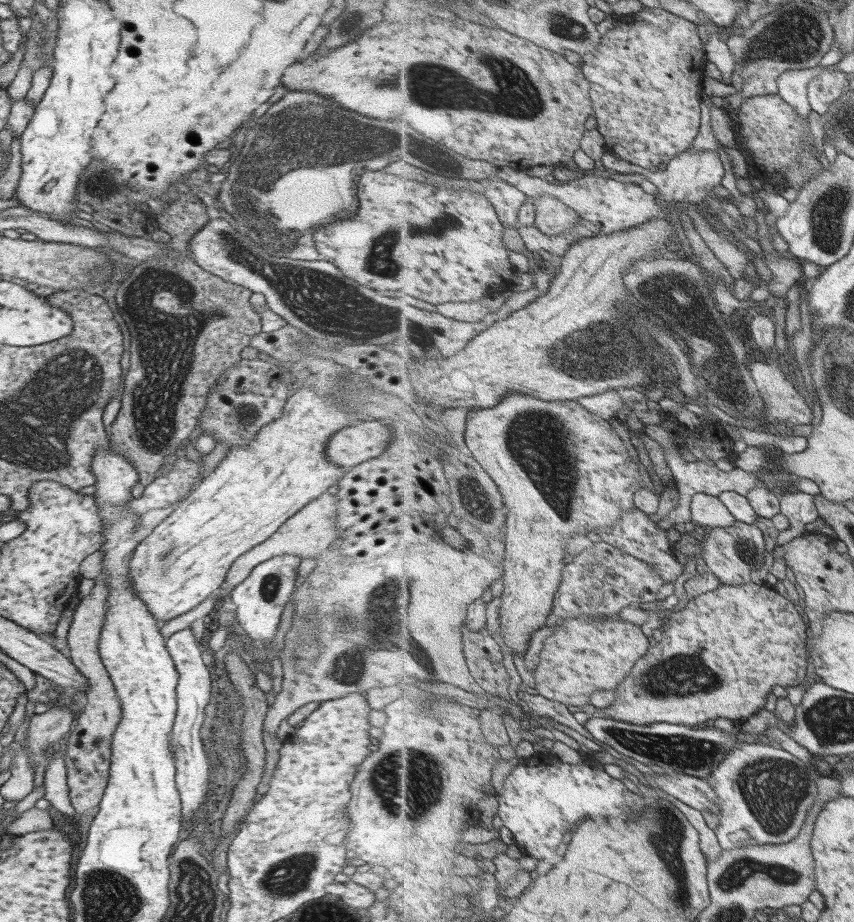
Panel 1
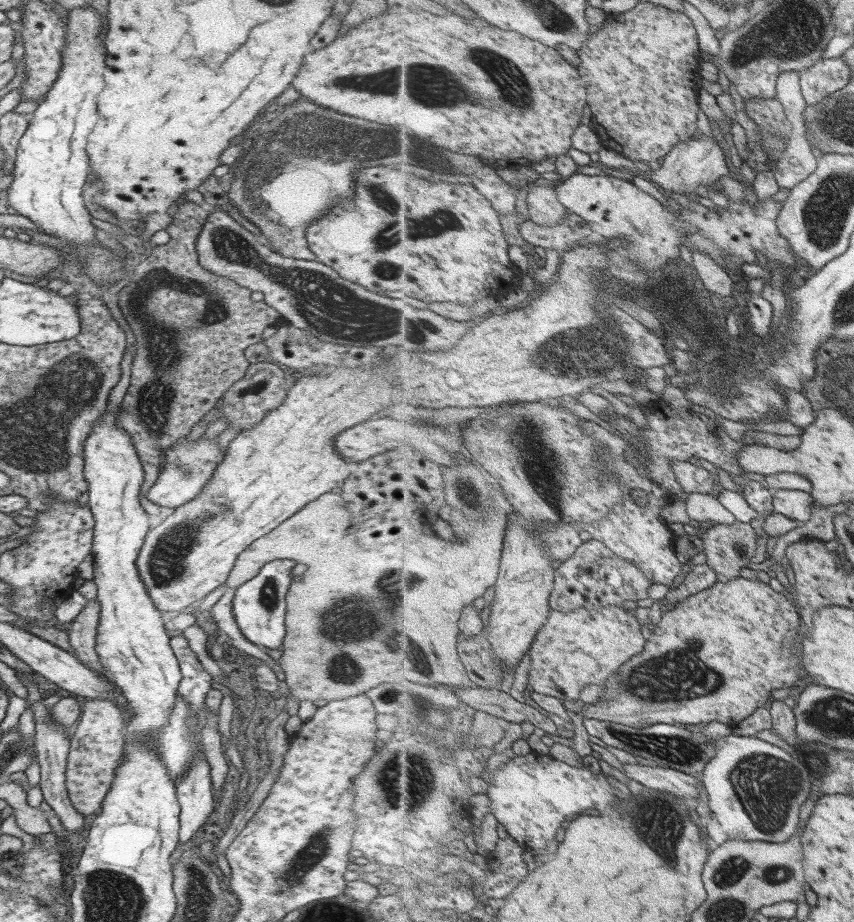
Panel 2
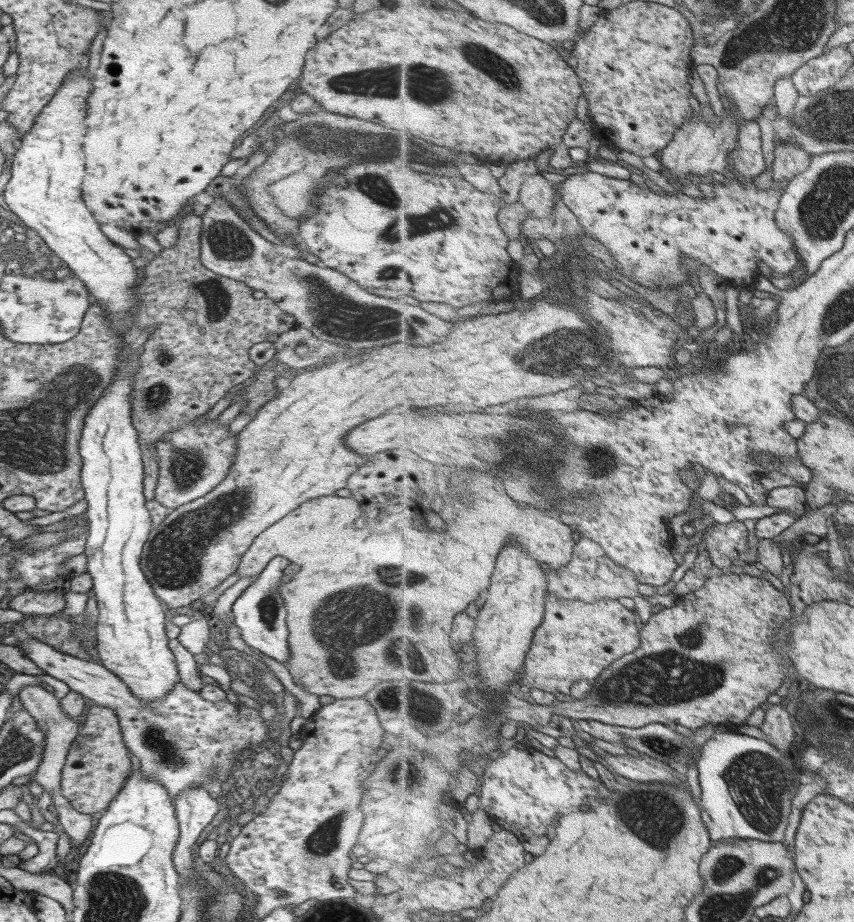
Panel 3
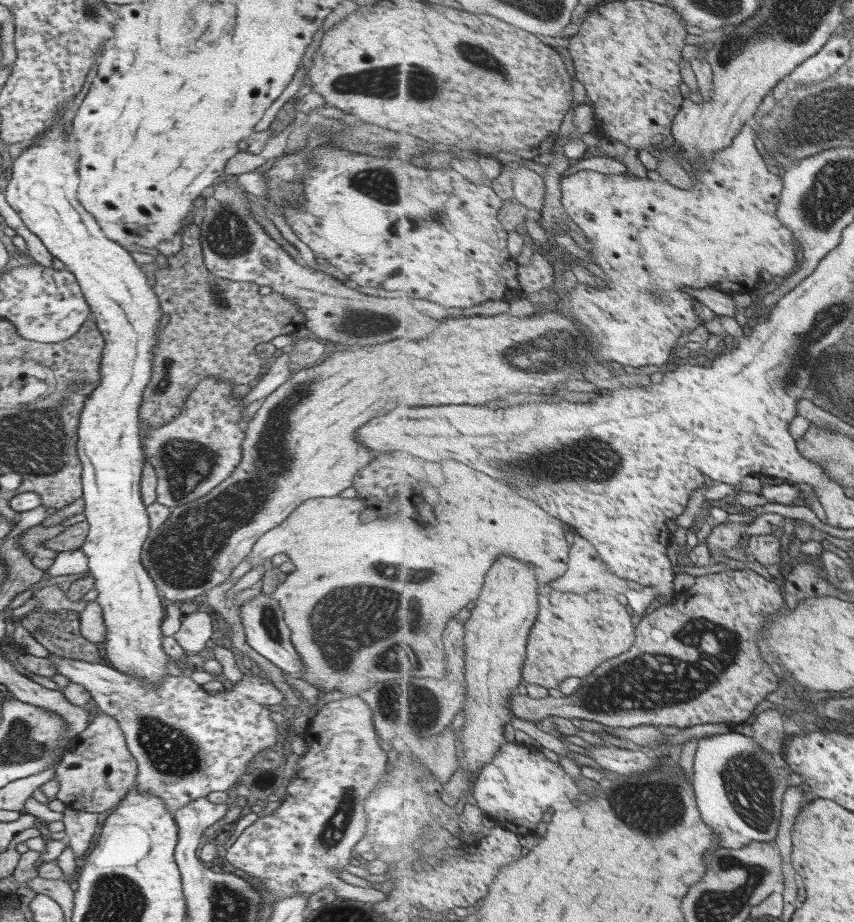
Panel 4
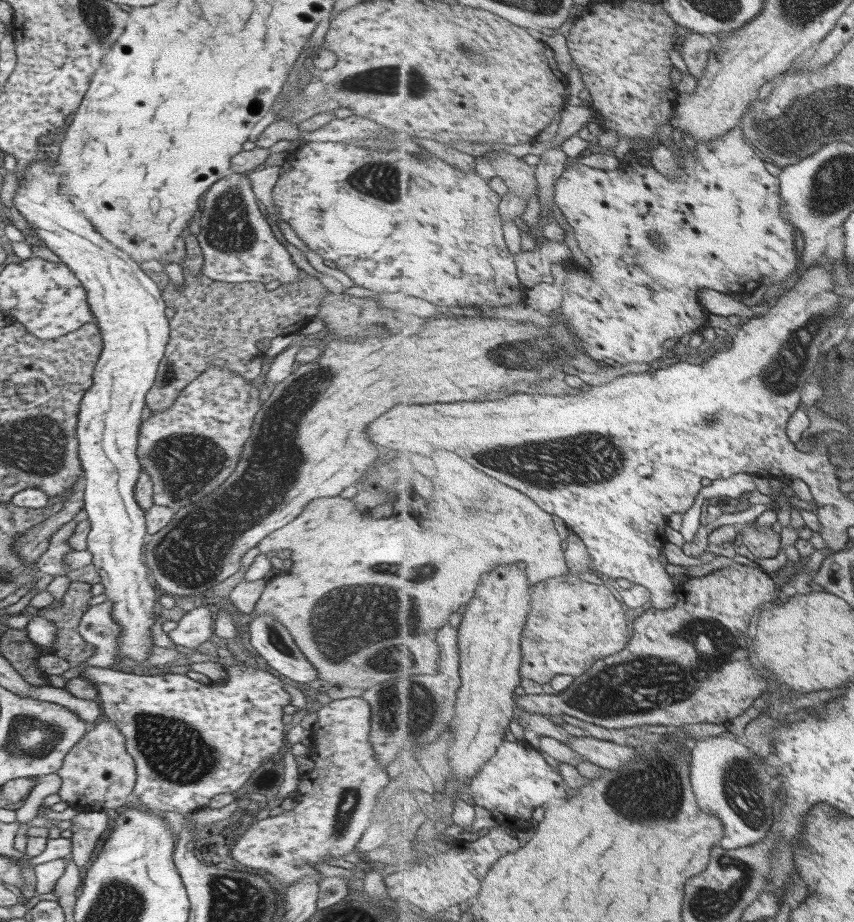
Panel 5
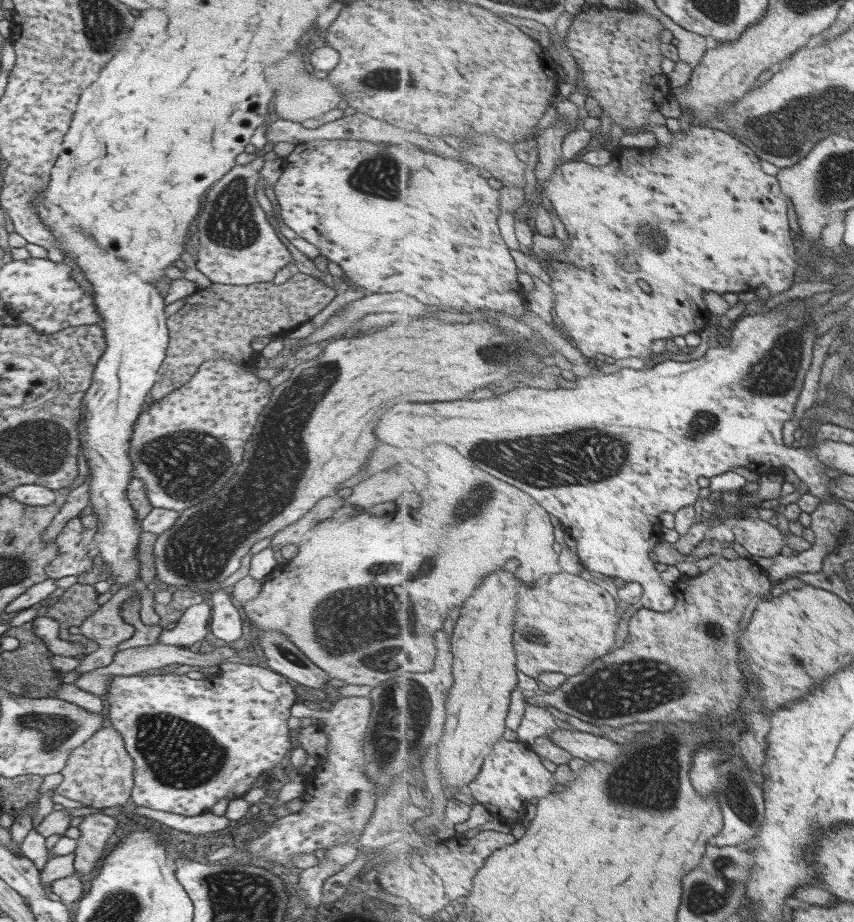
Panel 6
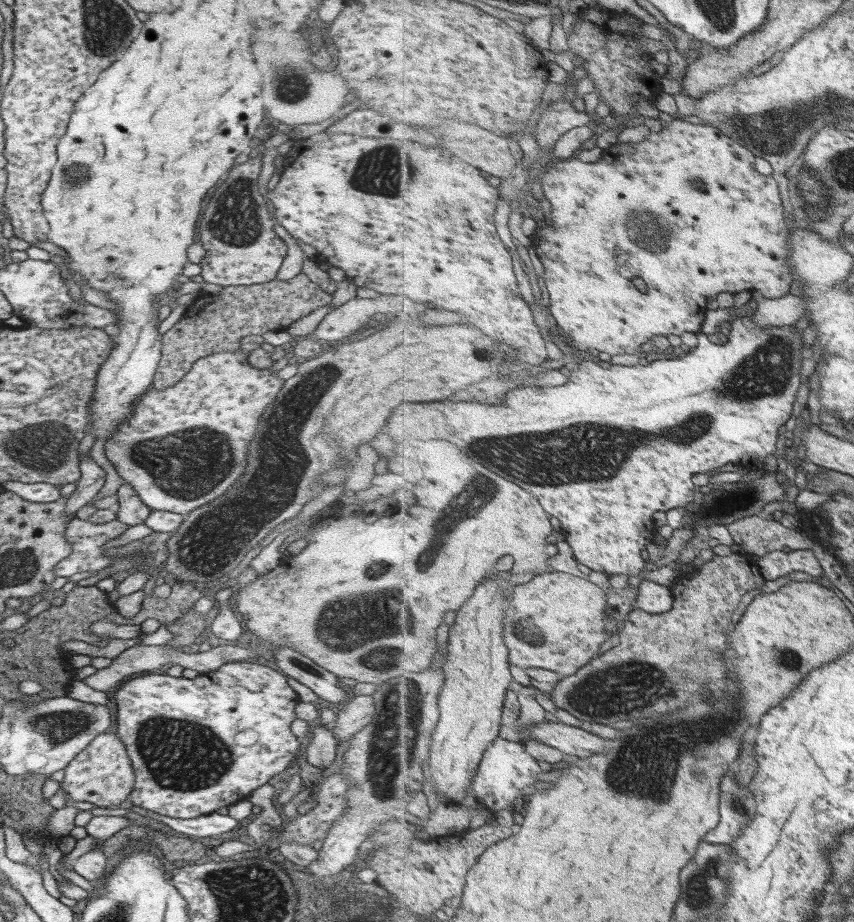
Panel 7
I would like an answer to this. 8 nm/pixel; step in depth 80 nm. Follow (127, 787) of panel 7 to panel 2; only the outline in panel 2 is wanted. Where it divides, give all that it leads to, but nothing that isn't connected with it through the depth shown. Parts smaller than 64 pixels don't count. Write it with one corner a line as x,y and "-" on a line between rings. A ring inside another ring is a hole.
87,699
81,707
78,721
73,725
69,737
68,755
66,756
66,771
64,780
71,806
79,814
87,815
98,812
103,797
106,795
114,778
115,767
118,767
123,756
123,730
125,724
122,714
113,699

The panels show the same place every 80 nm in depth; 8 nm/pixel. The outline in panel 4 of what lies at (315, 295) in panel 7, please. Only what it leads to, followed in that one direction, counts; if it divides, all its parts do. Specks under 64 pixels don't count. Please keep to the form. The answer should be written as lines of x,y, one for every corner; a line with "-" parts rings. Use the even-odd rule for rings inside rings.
188,219
180,232
181,250
167,259
168,267
158,267
153,274
151,290
156,294
161,314
167,314
159,342
163,346
155,346
151,359
149,384
141,395
138,406
138,419
145,426
157,428
165,424
184,405
189,391
204,378
220,378
237,385
249,385
260,377
259,366
262,362
255,355
254,346
261,342
269,342
275,336
289,335
303,328
304,318
298,311
300,307
292,300
283,298
279,293
270,292
265,295
257,293
259,286
255,283
227,281
213,276
204,266
199,244
200,230

